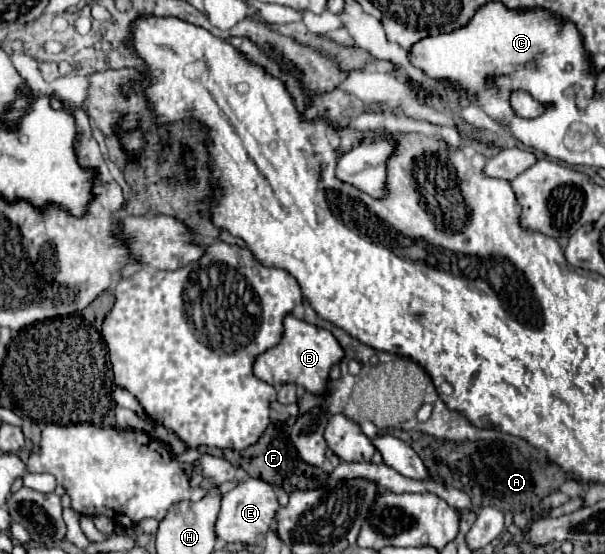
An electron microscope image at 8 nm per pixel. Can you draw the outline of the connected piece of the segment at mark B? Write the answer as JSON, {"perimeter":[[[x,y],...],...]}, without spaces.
{"perimeter":[[[292,314],[286,316],[284,326],[286,326],[286,334],[284,334],[282,342],[278,346],[274,346],[274,350],[266,350],[266,354],[260,354],[256,358],[254,374],[262,382],[276,386],[276,388],[282,384],[294,384],[314,396],[328,396],[330,372],[336,364],[340,364],[344,360],[344,348],[340,346],[340,342],[336,340],[336,336],[330,330],[312,326],[304,320],[294,318]]]}

